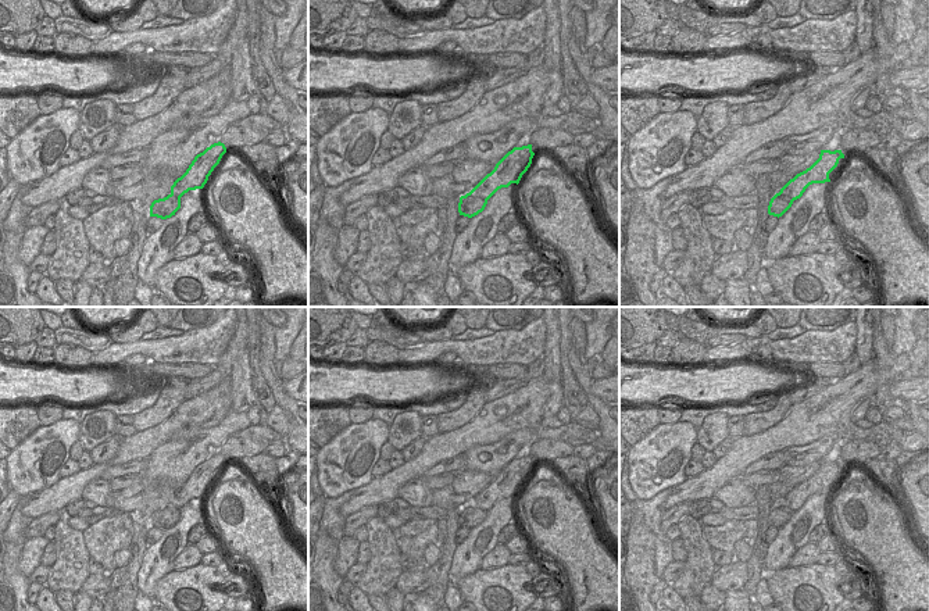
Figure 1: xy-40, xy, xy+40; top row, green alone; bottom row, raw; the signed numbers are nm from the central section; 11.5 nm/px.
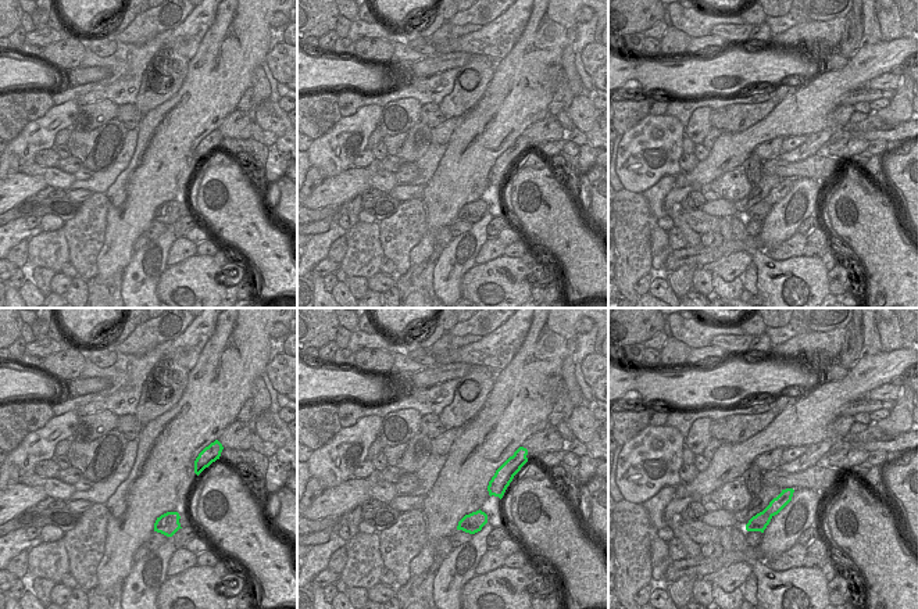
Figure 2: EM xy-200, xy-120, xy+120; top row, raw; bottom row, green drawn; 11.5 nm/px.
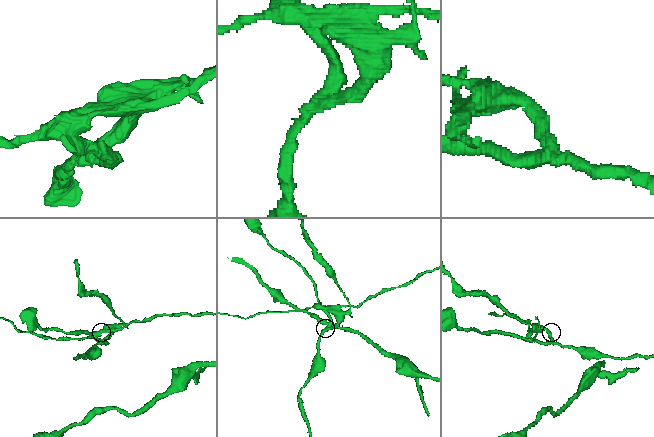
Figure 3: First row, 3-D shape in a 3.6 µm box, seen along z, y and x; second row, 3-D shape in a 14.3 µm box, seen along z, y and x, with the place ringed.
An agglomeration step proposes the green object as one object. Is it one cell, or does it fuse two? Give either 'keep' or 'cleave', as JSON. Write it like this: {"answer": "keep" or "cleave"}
{"answer": "cleave"}

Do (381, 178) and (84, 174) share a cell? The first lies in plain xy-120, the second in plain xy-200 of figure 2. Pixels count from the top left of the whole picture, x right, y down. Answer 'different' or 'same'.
different

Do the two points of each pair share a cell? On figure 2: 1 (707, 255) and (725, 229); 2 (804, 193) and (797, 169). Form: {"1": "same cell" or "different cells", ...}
{"1": "different cells", "2": "different cells"}

